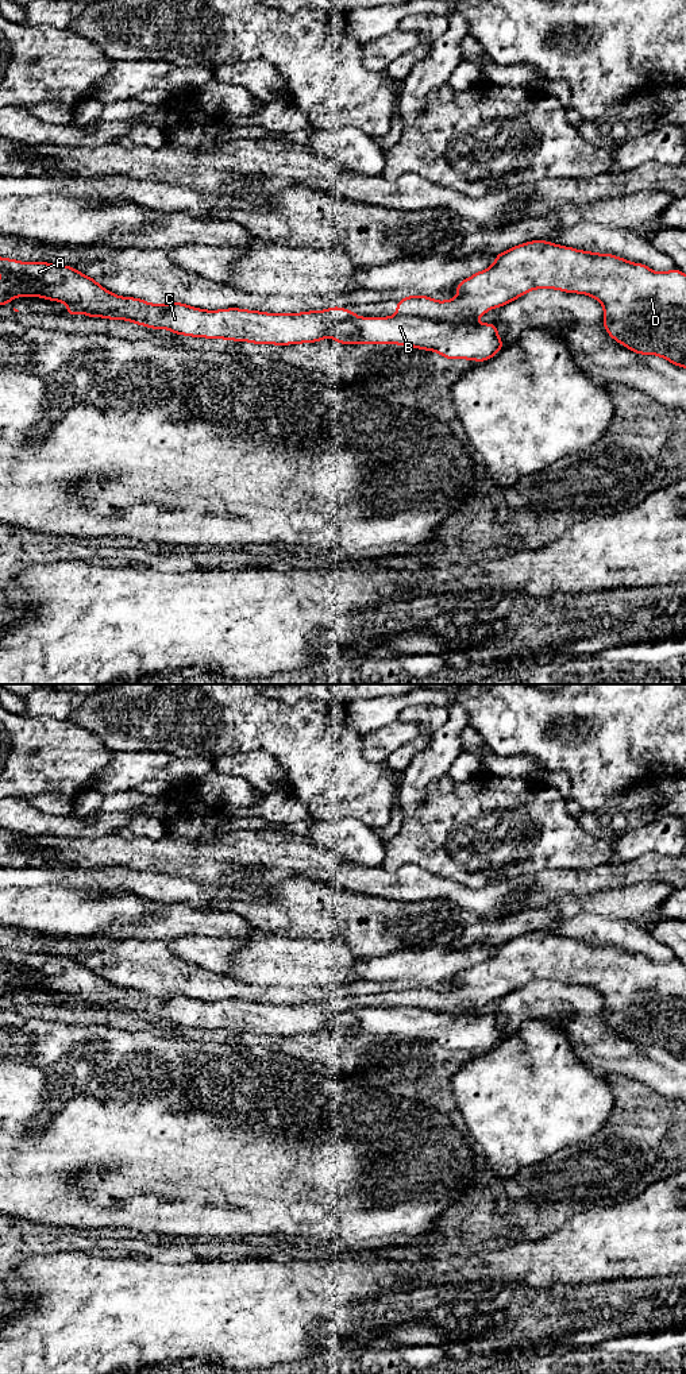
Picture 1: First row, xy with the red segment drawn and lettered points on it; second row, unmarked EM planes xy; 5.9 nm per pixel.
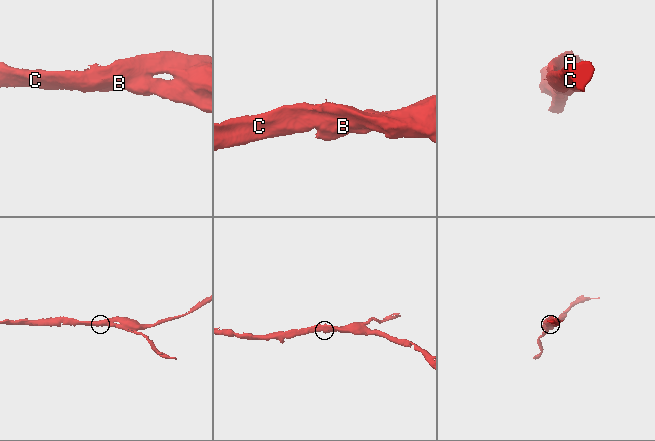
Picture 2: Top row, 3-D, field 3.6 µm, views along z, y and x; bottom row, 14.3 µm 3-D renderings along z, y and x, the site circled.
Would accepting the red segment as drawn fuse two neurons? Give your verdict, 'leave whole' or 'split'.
split

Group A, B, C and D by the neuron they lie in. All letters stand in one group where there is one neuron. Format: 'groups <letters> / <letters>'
groups A C D / B

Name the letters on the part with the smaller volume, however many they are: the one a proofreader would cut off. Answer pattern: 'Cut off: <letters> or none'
Cut off: B

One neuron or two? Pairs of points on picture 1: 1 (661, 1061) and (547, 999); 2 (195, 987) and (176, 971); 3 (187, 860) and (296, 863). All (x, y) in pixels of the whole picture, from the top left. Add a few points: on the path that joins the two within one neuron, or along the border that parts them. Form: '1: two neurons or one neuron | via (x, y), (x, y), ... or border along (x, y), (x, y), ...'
1: one neuron | via (632, 1061), (625, 1058), (575, 1006)
2: one neuron | via (189, 983), (180, 976)
3: one neuron | via (214, 860), (269, 860)

